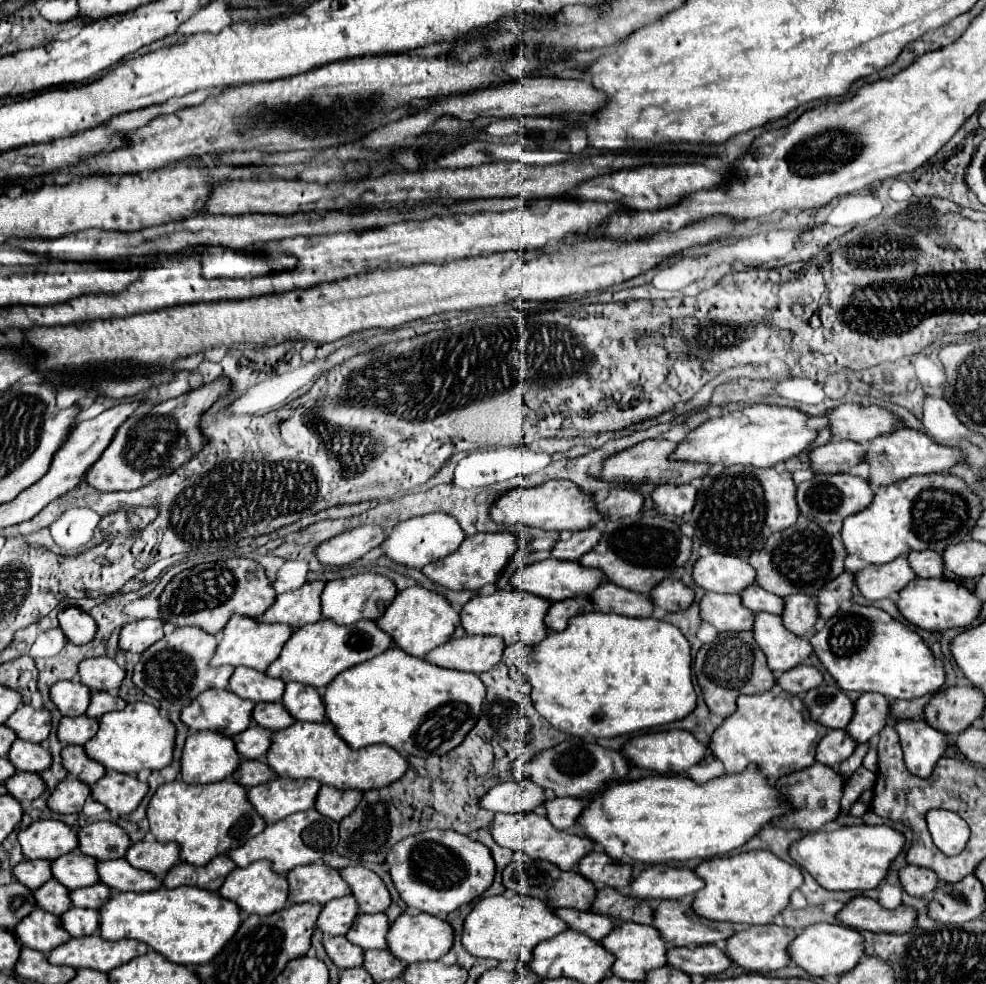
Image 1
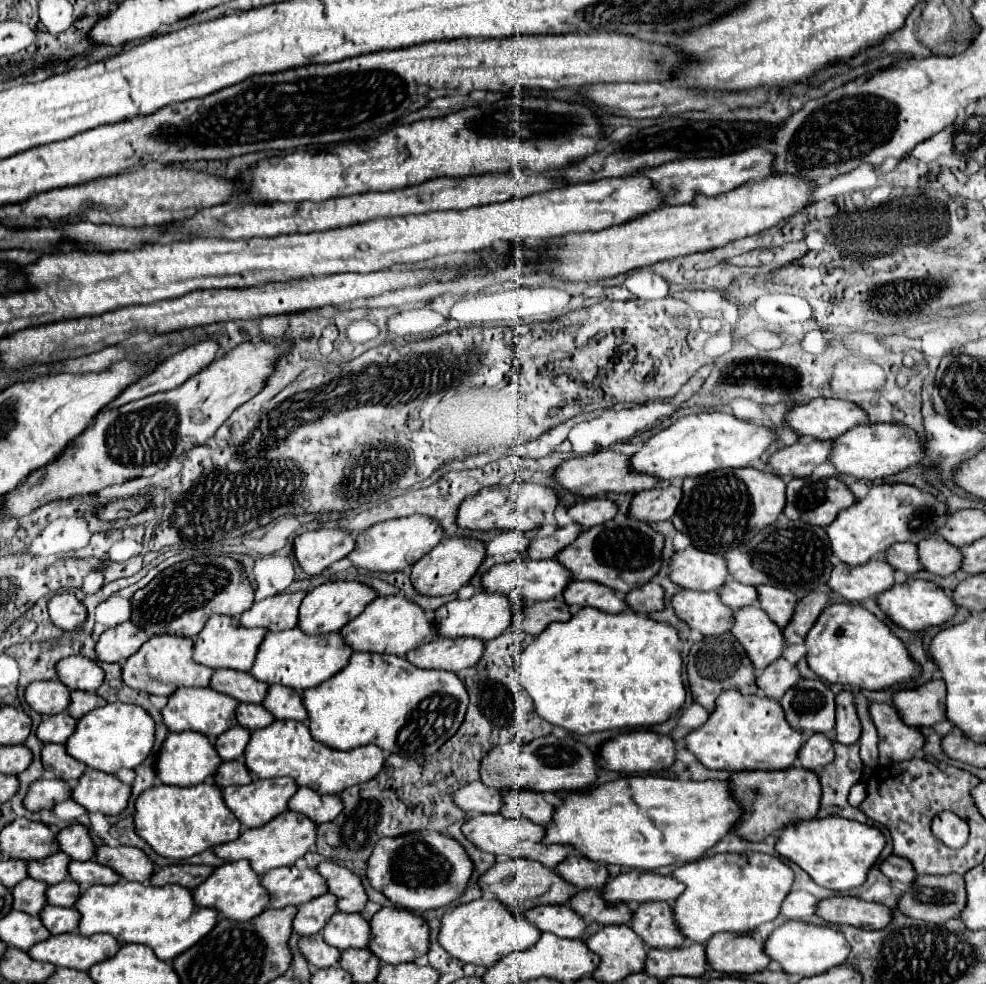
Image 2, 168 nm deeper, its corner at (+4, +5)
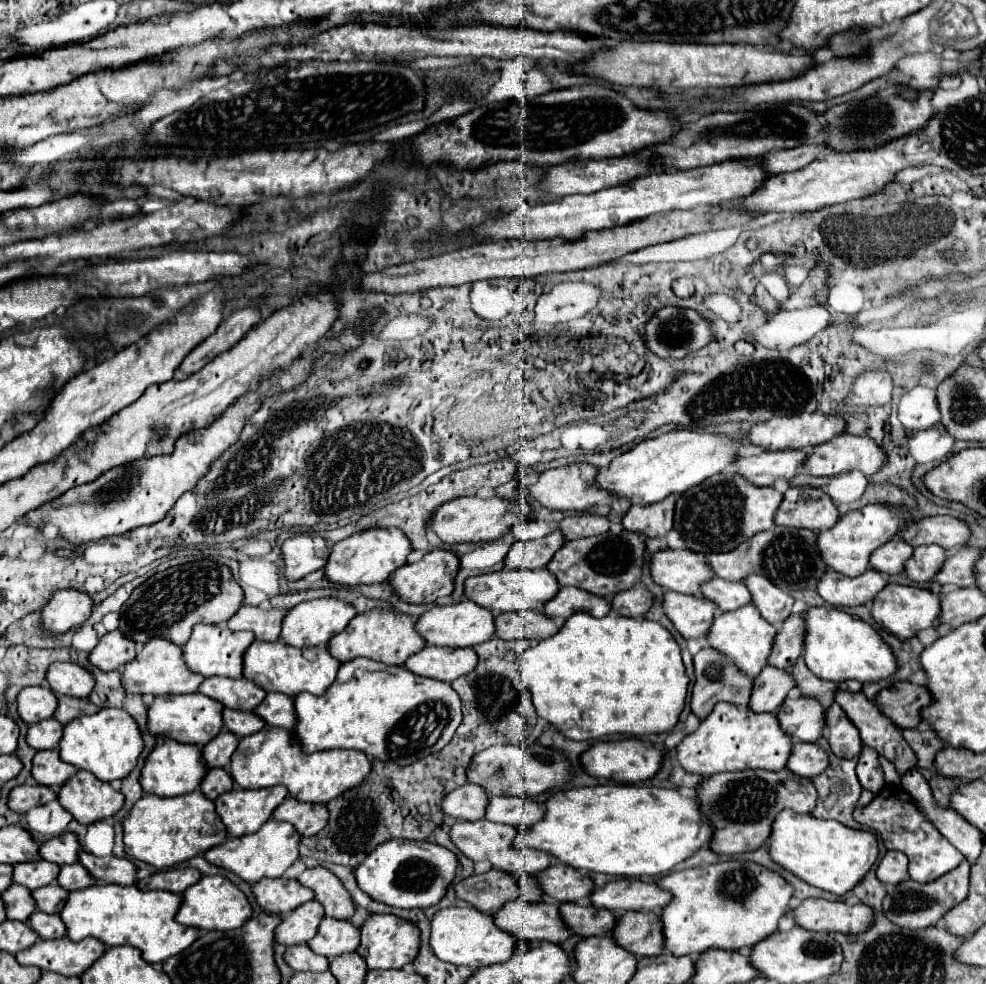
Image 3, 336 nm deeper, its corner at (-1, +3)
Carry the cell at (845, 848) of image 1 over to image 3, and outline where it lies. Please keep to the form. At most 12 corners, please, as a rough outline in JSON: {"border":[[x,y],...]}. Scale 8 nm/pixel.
{"border":[[783,810],[775,864],[835,896],[875,864],[877,838]]}

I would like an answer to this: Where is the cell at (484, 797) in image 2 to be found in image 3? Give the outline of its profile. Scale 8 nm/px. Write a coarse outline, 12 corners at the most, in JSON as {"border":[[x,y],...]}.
{"border":[[465,784],[441,800],[445,816],[485,818],[487,794]]}

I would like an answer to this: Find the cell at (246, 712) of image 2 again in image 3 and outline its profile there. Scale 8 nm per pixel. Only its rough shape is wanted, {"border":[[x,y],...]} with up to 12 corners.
{"border":[[223,710],[223,726],[237,738],[265,726],[253,712]]}

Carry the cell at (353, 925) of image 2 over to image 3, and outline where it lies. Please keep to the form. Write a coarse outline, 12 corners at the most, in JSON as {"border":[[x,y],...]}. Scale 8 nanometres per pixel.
{"border":[[323,918],[307,946],[329,960],[359,946],[359,928]]}

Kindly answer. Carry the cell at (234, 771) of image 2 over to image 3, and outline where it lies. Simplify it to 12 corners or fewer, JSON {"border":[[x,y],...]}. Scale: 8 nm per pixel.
{"border":[[213,768],[199,790],[215,800],[233,788],[227,770]]}

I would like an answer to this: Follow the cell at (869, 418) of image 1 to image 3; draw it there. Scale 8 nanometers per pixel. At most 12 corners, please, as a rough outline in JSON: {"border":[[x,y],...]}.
{"border":[[773,416],[747,430],[763,450],[807,450],[843,432],[841,416]]}

